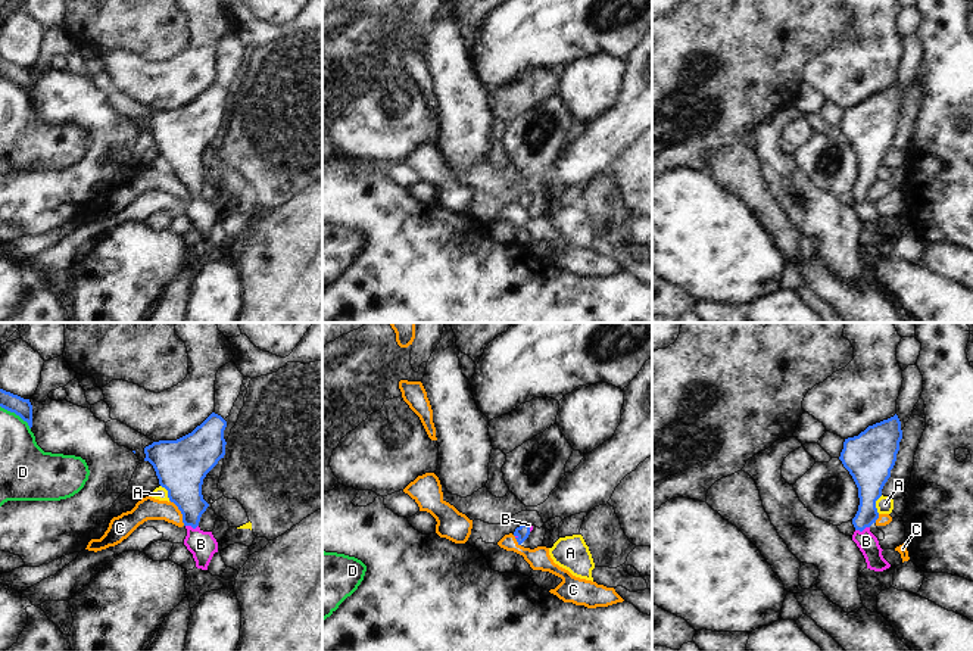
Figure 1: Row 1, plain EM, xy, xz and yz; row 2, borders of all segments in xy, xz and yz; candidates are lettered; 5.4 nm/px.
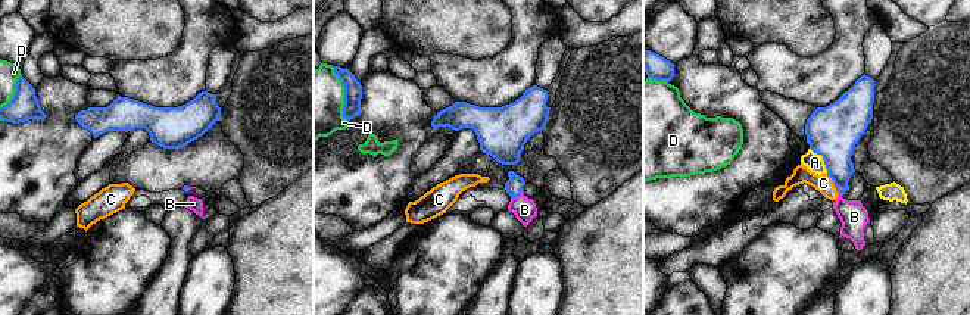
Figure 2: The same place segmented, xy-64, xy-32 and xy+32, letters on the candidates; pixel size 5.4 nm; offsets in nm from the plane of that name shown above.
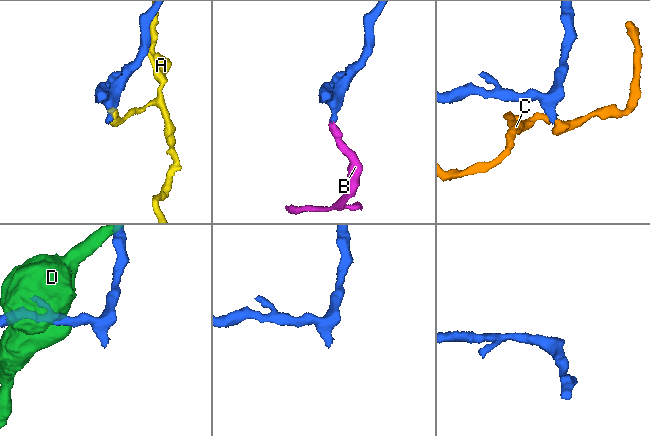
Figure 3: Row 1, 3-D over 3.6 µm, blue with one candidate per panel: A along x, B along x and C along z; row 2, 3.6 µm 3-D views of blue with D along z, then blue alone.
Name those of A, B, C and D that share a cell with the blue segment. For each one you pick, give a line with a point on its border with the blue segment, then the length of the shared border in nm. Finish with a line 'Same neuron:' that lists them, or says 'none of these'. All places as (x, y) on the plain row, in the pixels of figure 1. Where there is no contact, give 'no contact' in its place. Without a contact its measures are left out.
B: yz (861, 201) | 80 nm
Same neuron: B

